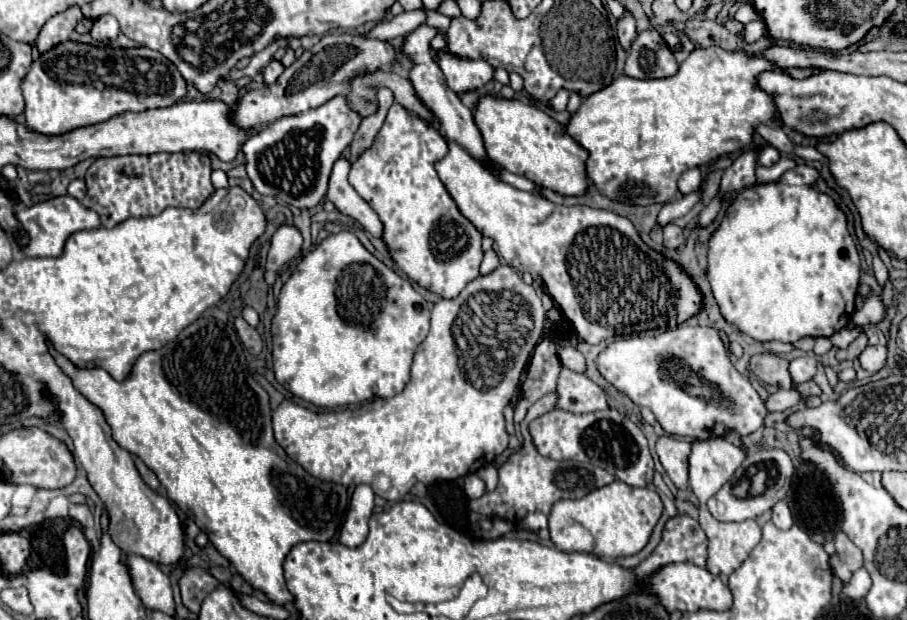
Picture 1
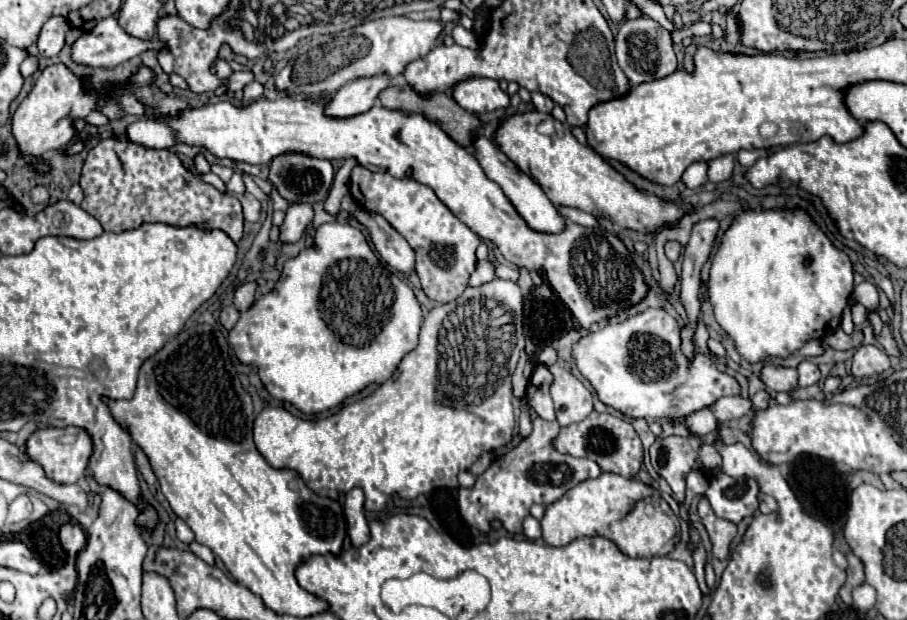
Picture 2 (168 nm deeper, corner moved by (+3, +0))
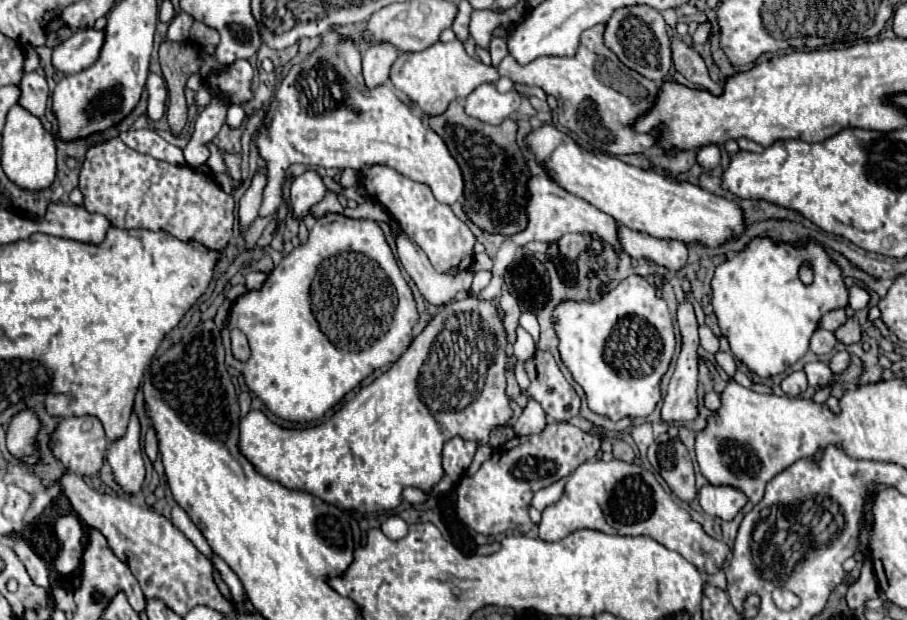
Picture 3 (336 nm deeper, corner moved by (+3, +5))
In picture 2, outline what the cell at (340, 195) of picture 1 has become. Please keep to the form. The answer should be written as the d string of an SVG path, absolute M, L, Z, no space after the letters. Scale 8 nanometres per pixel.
M358 208L354 216L358 222L362 222L368 228L376 250L394 270L398 270L404 276L414 272L416 254L410 248L410 244L404 240L404 236L400 236L380 214L372 214L364 208Z

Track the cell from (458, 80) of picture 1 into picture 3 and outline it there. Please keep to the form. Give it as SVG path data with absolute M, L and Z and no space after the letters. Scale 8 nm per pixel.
M482 83L464 101L464 111L484 123L502 123L520 107L520 95L512 89L500 93L492 83Z

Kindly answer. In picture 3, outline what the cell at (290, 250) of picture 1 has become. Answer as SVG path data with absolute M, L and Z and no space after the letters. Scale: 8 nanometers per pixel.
M308 171L298 179L294 179L290 187L290 209L294 219L304 219L310 213L310 209L318 201L322 201L324 195L326 195L326 187L320 175Z

